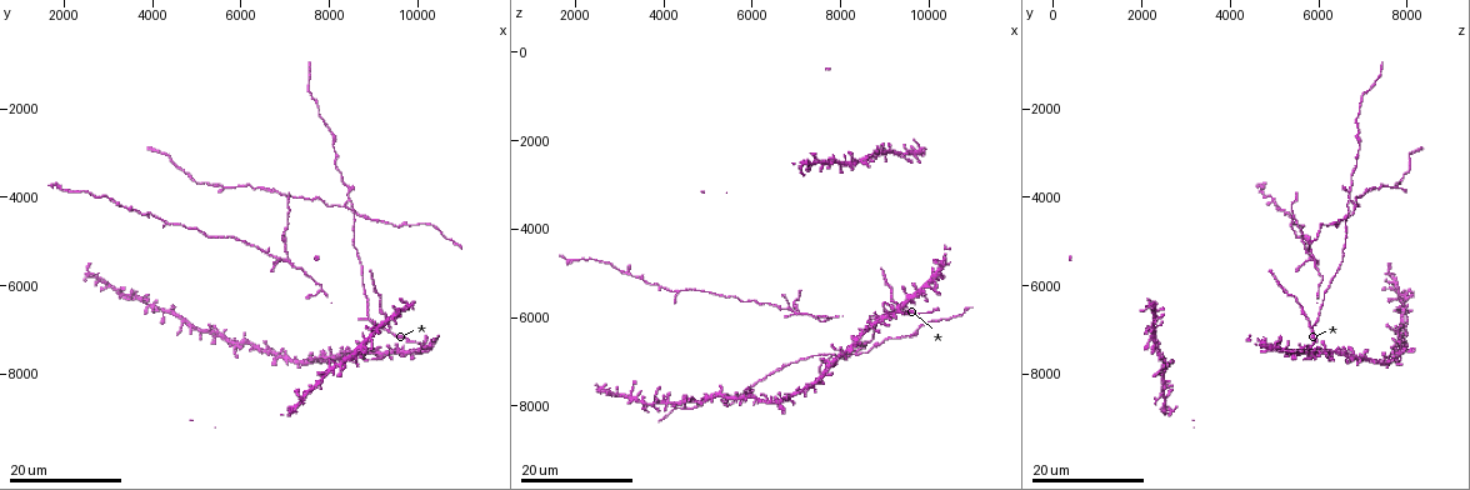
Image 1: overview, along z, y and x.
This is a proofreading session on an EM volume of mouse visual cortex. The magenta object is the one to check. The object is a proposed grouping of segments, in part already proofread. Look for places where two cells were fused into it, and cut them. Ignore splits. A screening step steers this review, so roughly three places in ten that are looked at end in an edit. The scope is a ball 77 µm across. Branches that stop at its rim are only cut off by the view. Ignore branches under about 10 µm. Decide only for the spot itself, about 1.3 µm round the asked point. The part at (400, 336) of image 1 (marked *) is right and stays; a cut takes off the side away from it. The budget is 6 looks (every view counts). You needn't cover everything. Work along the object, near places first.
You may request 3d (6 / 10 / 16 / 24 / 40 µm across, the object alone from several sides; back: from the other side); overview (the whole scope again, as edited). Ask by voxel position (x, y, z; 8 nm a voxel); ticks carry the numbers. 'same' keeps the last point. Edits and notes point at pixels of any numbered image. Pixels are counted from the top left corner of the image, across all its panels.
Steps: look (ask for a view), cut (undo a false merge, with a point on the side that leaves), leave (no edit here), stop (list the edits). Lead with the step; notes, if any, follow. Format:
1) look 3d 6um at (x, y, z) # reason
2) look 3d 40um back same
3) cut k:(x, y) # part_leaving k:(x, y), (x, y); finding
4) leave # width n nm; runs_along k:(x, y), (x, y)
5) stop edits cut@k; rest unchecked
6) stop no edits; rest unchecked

look 3d 16um at (8850, 6700, 5950) # small branch off a trunk

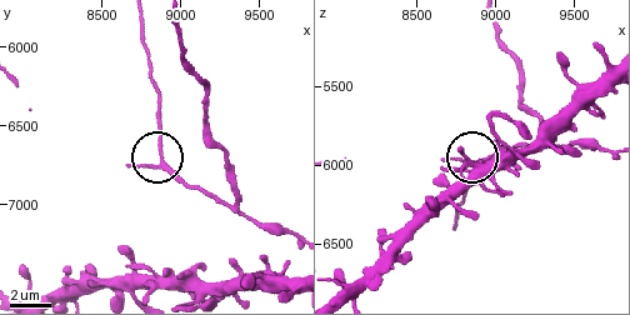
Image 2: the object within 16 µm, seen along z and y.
look 3d 10um same

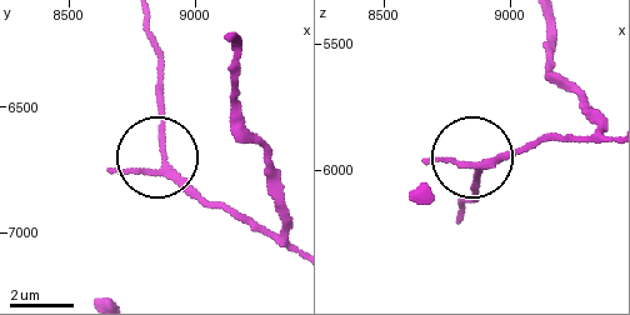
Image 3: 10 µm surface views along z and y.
leave # runs_along 3:(294, 251), (198, 203), (165, 175), (165, 65); one cell here

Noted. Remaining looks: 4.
look 3d 24um at (8450, 4050, 6650) # three-way junction

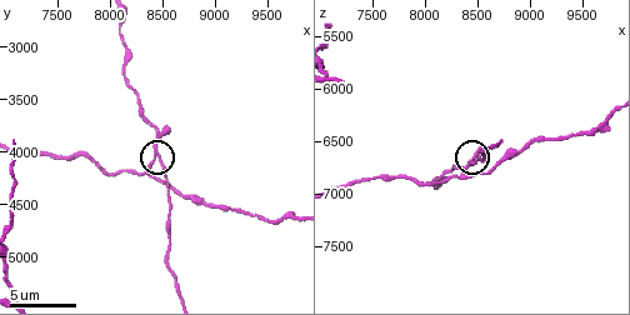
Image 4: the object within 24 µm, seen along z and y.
look 3d 6um same

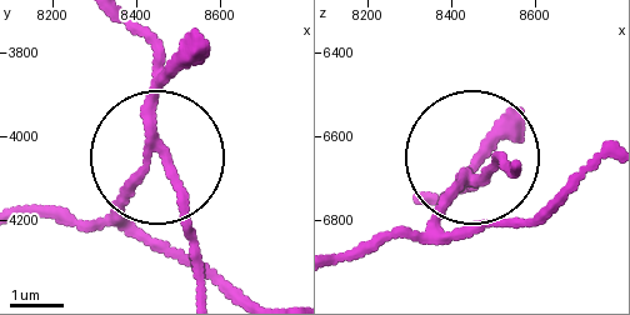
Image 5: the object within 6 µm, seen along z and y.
cut 5:(126, 189) # width 180 nm; part_leaving 5:(150, 123), (146, 173), (110, 213), (83, 226), (29, 213); a second cell is stuck on

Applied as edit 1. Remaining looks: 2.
stop edits cut@5; rest unchecked

